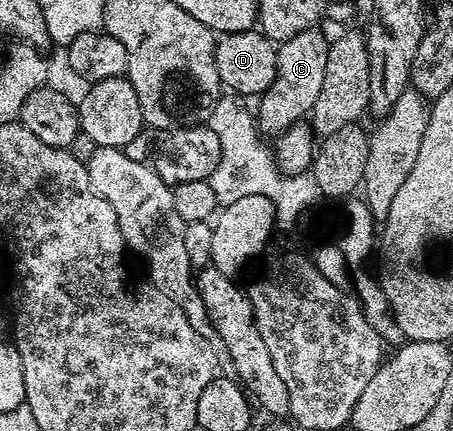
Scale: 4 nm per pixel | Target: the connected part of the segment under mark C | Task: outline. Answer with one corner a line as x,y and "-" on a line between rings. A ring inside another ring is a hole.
314,28
299,32
299,36
282,42
277,48
277,74
272,85
260,97
255,114
258,131
265,136
285,133
290,127
308,117
323,88
324,73
327,70
329,40

